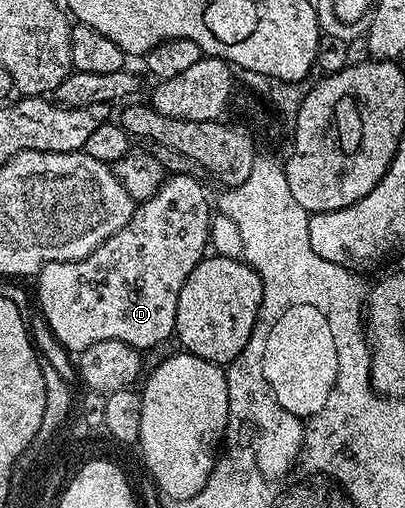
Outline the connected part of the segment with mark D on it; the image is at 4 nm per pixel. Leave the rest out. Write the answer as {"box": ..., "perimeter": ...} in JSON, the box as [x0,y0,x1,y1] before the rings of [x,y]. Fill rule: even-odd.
{"box":[37,174,213,352],"perimeter":[[[168,174],[157,193],[142,200],[131,220],[92,255],[73,263],[46,263],[37,272],[39,311],[67,352],[84,351],[89,345],[97,345],[97,341],[125,341],[130,347],[146,349],[175,335],[177,297],[181,297],[189,273],[204,259],[203,250],[211,235],[213,207],[207,204],[207,191],[202,186],[193,176]]]}

